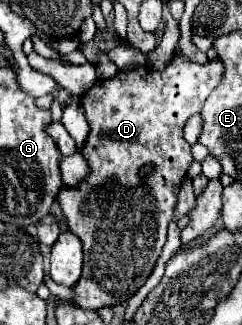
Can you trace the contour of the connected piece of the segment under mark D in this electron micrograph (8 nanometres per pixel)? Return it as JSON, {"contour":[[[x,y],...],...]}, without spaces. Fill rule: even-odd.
{"contour":[[[176,55],[162,71],[152,71],[150,67],[136,67],[136,69],[122,69],[118,71],[114,77],[110,79],[96,79],[96,83],[82,95],[82,107],[84,107],[84,113],[86,113],[86,119],[88,119],[88,125],[90,125],[90,133],[84,141],[84,145],[78,149],[78,153],[88,161],[88,175],[76,185],[76,187],[70,187],[70,189],[60,189],[58,193],[58,203],[60,203],[60,209],[64,213],[64,219],[70,227],[72,233],[76,233],[84,245],[84,269],[82,269],[82,277],[80,281],[74,285],[74,297],[72,297],[72,305],[80,307],[80,309],[102,309],[102,307],[110,307],[110,305],[120,305],[120,303],[126,303],[144,283],[146,279],[150,277],[150,273],[154,271],[154,265],[162,253],[162,247],[164,247],[164,241],[166,241],[166,229],[168,229],[168,223],[172,219],[172,209],[176,205],[176,197],[178,197],[178,189],[180,189],[180,183],[182,179],[186,177],[186,169],[192,161],[192,153],[190,153],[190,145],[184,141],[182,137],[182,129],[184,129],[184,123],[188,121],[188,117],[200,113],[204,101],[208,99],[208,95],[212,93],[212,89],[218,85],[222,77],[222,63],[218,59],[206,63],[206,65],[198,65],[194,61],[190,61],[188,57],[182,57],[182,55]],[[144,165],[152,165],[152,173],[146,173],[142,175],[140,169]]]}

